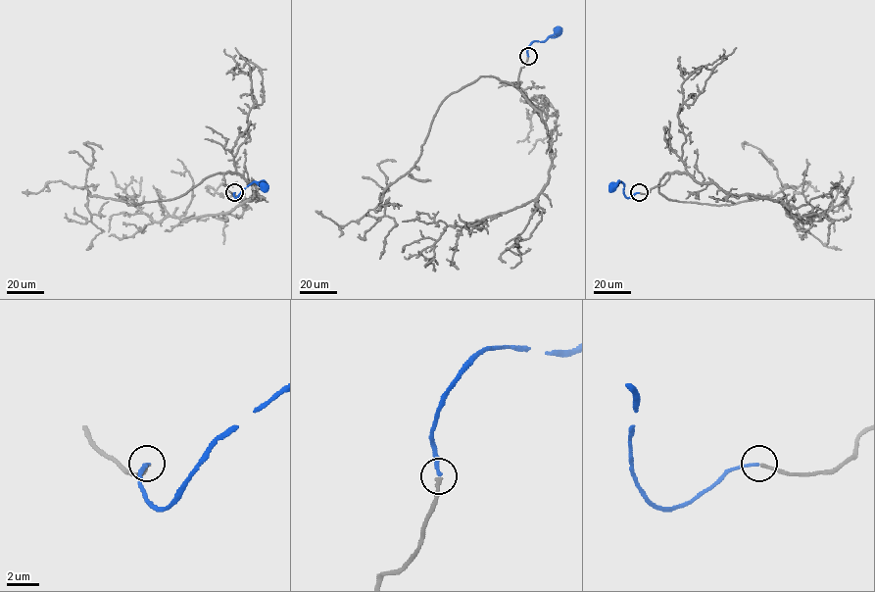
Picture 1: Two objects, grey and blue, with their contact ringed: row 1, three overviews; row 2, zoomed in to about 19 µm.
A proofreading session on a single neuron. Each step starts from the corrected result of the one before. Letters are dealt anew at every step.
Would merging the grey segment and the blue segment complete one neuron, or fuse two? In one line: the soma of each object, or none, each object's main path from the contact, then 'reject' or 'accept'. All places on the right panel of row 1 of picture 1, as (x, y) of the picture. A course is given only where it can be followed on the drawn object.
soma grey none; soma blue (612, 187); course grey (639, 192), (662, 185), (666, 173), (658, 191), (679, 201), (735, 204), (782, 191), (800, 227), (841, 250); course blue (638, 192), (626, 197), (624, 184), (619, 181), (611, 188); accept

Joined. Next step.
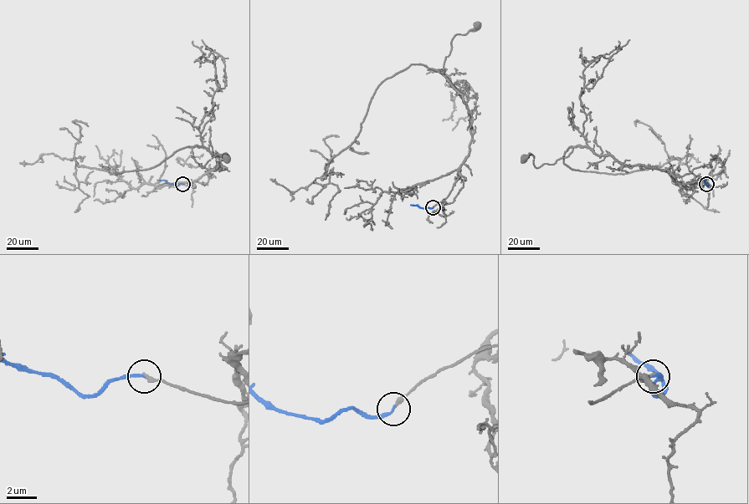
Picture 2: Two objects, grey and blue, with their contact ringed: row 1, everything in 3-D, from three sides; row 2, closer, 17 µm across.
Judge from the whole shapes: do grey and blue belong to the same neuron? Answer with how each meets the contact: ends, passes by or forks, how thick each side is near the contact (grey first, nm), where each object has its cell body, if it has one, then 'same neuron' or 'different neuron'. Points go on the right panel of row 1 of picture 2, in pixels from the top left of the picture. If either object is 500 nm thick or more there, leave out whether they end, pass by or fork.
grey ends there; blue ends there; 240 nm thick on the grey side, 200 nm on the other; cell body of grey at (524, 159); no cell body on blue; different neuron

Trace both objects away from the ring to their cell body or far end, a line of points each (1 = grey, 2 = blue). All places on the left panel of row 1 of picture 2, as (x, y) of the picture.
1: (182, 184), (205, 184), (208, 172), (221, 165), (218, 155), (193, 146), (202, 168), (216, 155), (227, 160)
2: (182, 184), (174, 185), (160, 180)

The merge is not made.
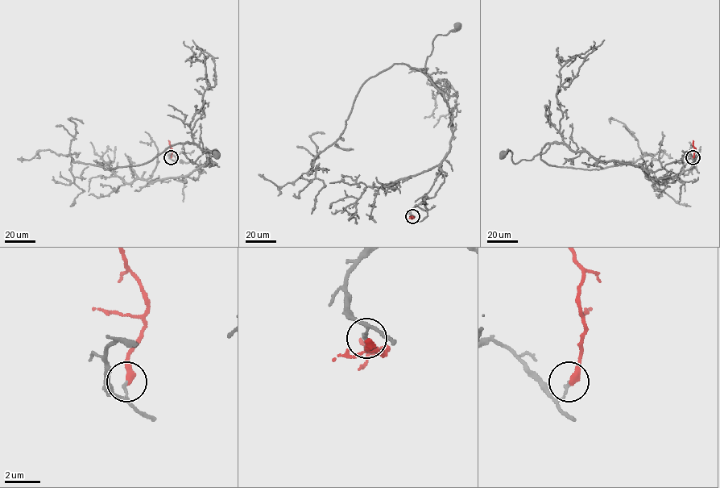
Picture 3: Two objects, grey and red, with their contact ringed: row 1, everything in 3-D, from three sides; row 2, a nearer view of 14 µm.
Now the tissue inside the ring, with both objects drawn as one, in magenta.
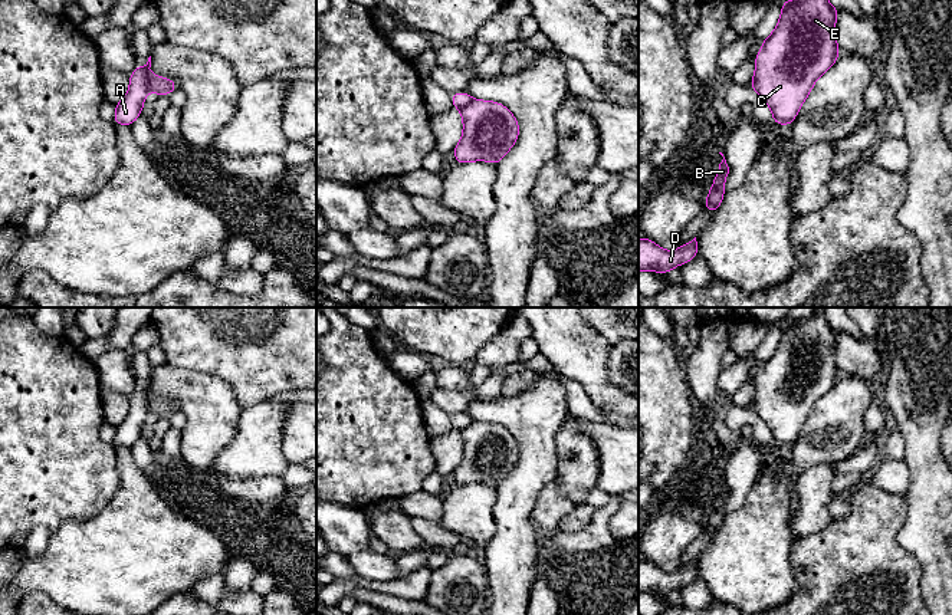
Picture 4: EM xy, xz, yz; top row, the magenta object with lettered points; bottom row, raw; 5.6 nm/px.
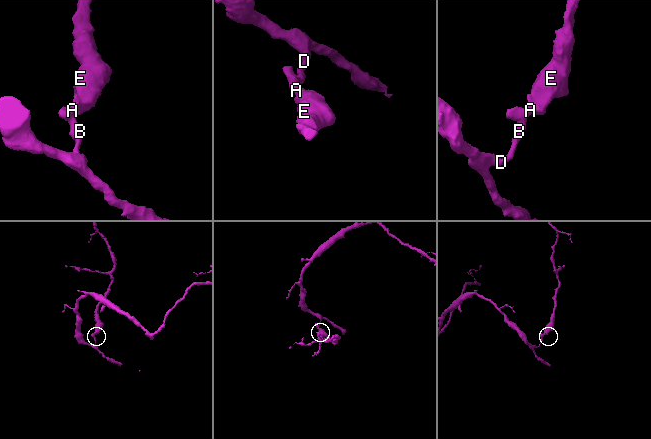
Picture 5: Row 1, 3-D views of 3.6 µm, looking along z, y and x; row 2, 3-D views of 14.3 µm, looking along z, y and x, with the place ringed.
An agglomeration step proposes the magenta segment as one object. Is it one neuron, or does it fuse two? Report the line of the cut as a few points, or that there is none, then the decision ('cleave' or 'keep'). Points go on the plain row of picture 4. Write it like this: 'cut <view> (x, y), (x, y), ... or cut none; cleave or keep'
cut xy (143, 388), (148, 411); cleave

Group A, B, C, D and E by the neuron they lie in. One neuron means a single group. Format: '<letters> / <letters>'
A B D / C E

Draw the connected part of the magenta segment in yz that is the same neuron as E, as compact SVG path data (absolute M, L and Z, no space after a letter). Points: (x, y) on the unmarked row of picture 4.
M817 308L807 319L782 323L782 333L777 351L764 362L755 379L754 398L755 412L771 430L772 441L778 448L794 444L814 404L836 385L840 376L836 361L836 339L838 333L838 330L830 326L821 308Z

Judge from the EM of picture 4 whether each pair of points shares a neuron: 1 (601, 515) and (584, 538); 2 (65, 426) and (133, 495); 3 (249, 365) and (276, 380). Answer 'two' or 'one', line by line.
1: one
2: two
3: one

